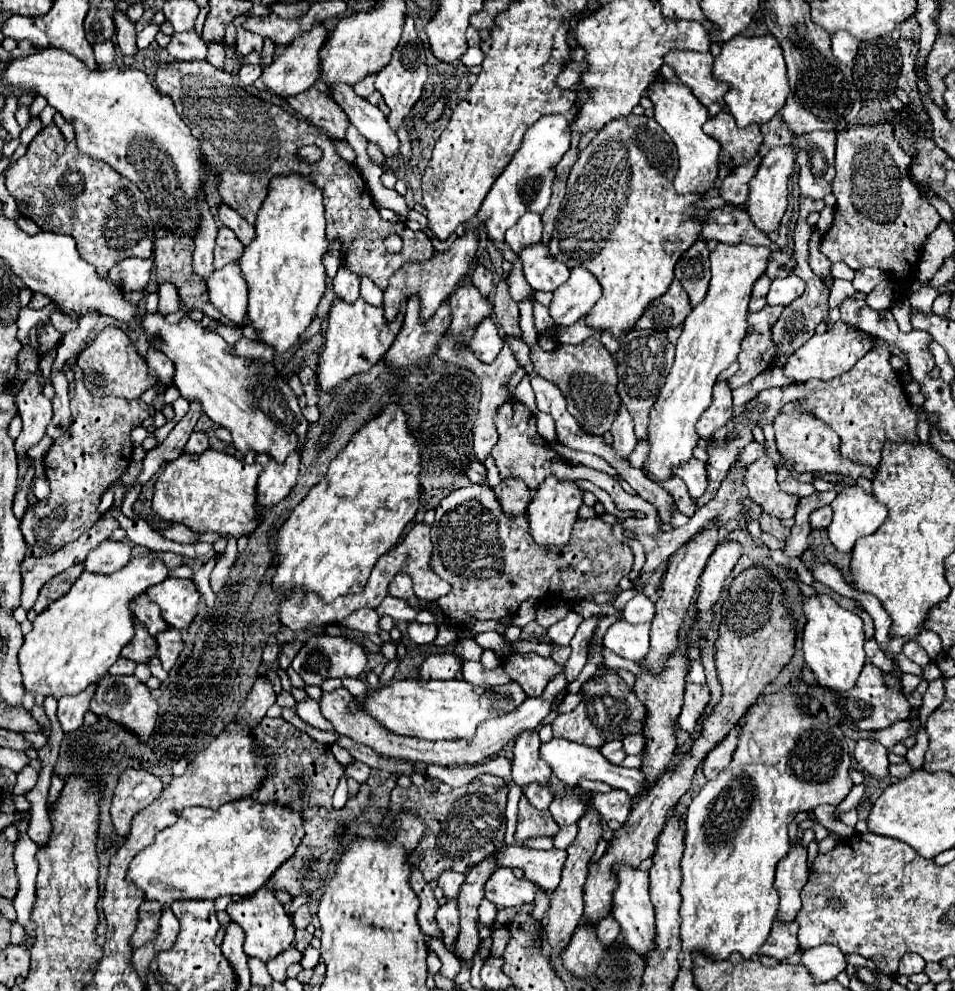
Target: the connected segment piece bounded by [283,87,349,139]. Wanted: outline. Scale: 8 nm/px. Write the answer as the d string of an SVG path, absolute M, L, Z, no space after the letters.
M311 87L303 93L297 93L295 97L283 97L293 111L297 111L301 117L311 121L315 127L323 129L329 137L343 139L345 131L349 127L349 119L345 117L345 111L321 89Z

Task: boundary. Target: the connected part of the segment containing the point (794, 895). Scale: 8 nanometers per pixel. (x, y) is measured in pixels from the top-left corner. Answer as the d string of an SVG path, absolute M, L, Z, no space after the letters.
M791 843L789 853L777 863L775 875L775 889L779 891L781 905L779 905L779 921L793 921L797 911L801 909L801 889L809 879L807 869L807 849Z

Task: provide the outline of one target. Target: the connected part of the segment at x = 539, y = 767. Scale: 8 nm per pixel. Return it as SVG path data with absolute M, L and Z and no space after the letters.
M537 729L523 731L515 739L513 747L513 781L519 787L525 787L529 783L541 783L547 785L551 777L549 765L539 757L541 739L537 735Z

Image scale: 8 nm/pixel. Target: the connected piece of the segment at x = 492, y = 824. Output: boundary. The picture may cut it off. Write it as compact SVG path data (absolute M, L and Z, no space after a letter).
M479 775L459 789L451 789L439 779L427 777L421 787L397 785L391 791L389 809L395 813L401 807L407 807L427 821L427 833L409 857L409 863L421 869L425 881L435 881L447 869L467 873L473 865L477 865L477 861L483 861L505 845L505 803L507 785L495 775Z

